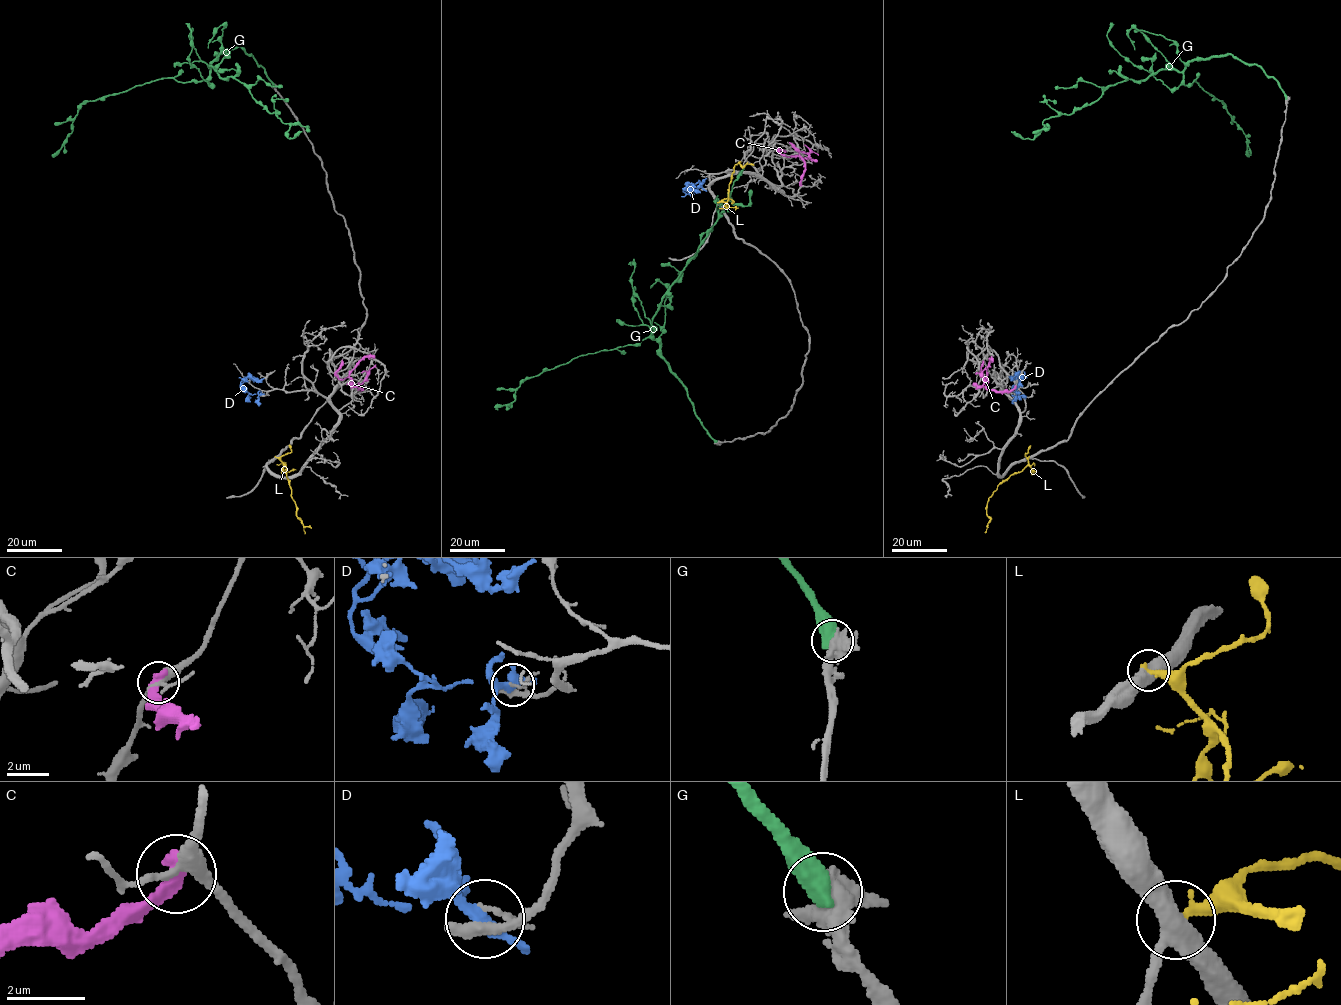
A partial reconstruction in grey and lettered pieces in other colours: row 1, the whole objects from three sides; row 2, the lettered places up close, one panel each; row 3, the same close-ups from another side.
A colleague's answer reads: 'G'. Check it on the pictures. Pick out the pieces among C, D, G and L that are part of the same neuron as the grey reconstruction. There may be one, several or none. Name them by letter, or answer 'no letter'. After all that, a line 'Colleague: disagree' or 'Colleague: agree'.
G
Colleague: agree

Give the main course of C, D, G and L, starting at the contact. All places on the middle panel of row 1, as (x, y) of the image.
C: (801, 185), (805, 163), (799, 156), (792, 156), (817, 161)
D: (703, 188), (689, 183), (684, 189), (706, 179)
G: (716, 441), (663, 357), (652, 318), (716, 221), (721, 202), (732, 200), (733, 182), (744, 168)
L: (718, 202), (728, 200), (733, 167), (739, 162), (743, 166), (747, 162)

